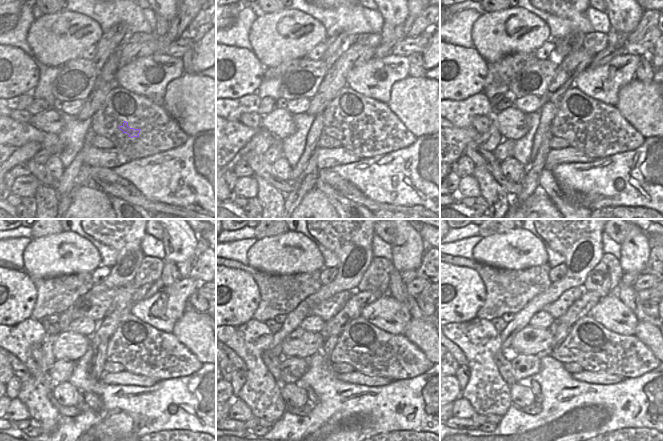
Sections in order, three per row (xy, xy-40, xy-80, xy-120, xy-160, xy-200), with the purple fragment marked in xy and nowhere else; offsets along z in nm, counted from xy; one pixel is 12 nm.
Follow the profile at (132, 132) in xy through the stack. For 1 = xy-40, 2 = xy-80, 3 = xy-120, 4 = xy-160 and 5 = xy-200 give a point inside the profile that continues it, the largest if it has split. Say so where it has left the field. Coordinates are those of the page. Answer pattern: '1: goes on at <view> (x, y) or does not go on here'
1: goes on at xy-40 (349, 127)
2: goes on at xy-80 (579, 132)
3: goes on at xy-120 (122, 350)
4: goes on at xy-160 (344, 350)
5: goes on at xy-200 (565, 349)

